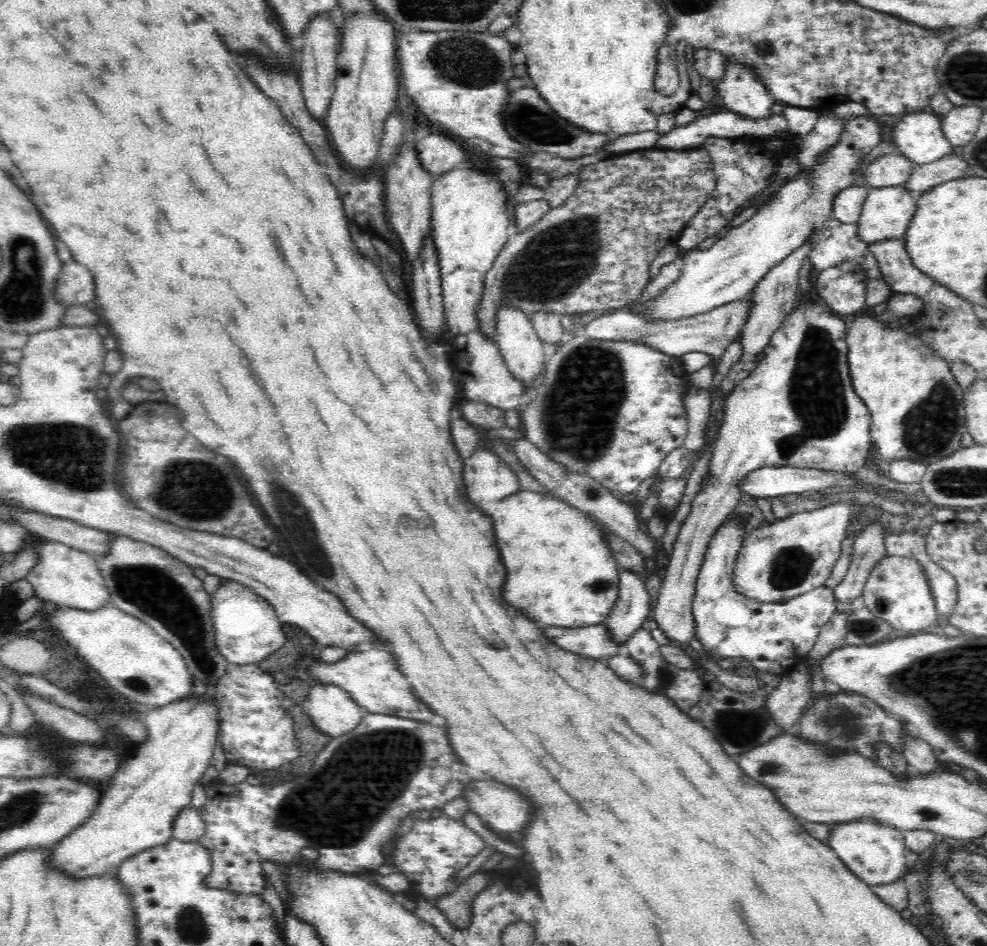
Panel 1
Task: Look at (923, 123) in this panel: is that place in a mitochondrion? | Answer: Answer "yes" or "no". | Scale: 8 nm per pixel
no

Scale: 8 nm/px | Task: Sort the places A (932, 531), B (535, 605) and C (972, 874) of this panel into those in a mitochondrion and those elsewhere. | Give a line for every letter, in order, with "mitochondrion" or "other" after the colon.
A: other
B: other
C: mitochondrion

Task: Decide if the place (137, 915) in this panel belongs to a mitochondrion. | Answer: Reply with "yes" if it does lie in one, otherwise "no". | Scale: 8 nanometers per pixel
no

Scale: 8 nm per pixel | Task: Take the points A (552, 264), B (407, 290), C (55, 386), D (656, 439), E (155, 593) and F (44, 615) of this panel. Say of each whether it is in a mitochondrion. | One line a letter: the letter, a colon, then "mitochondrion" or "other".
A: mitochondrion
B: other
C: other
D: other
E: mitochondrion
F: other

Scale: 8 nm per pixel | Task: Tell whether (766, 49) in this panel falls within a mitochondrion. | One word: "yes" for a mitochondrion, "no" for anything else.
no

